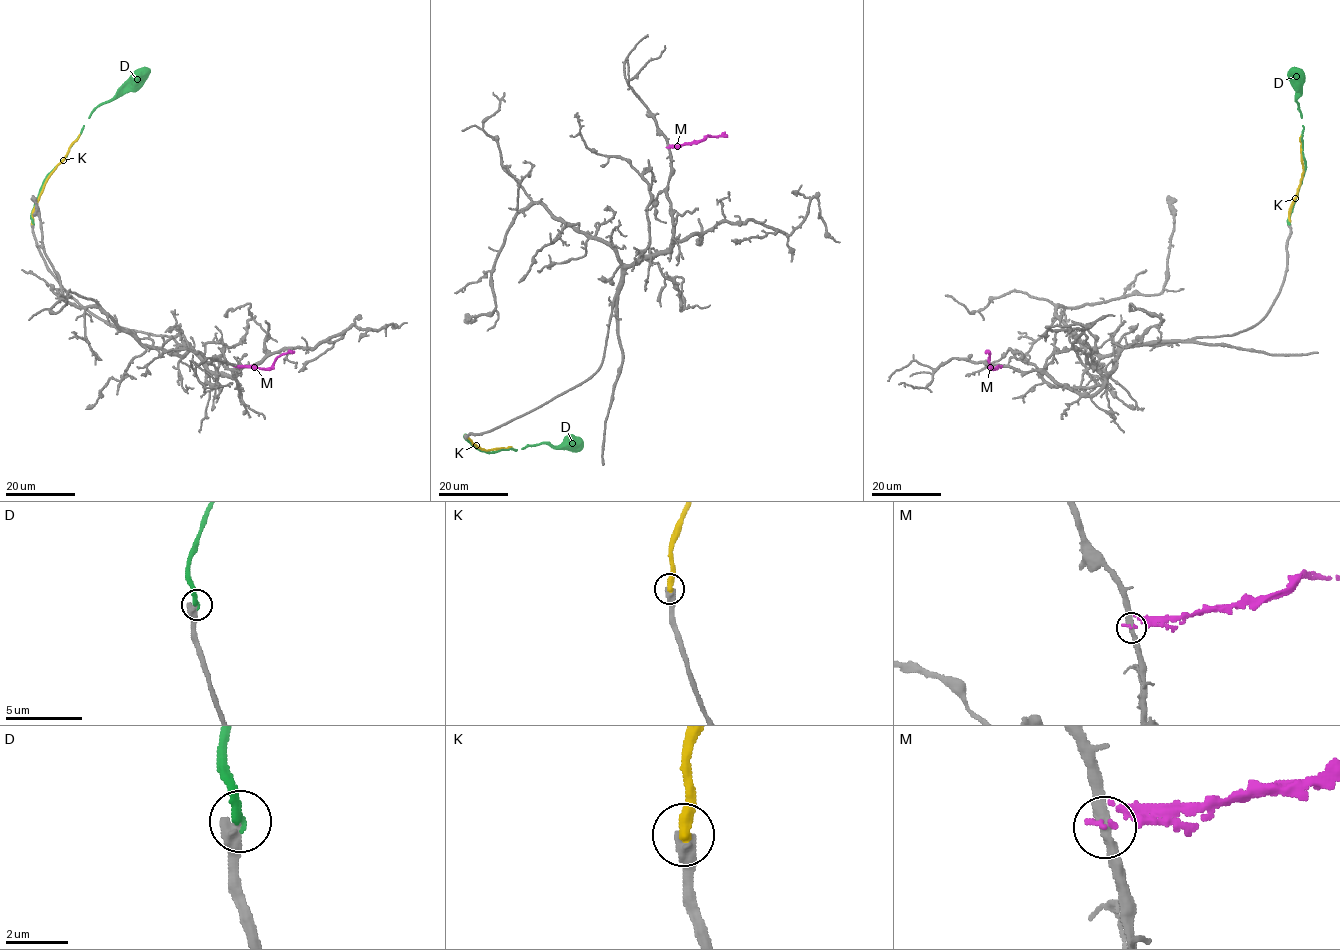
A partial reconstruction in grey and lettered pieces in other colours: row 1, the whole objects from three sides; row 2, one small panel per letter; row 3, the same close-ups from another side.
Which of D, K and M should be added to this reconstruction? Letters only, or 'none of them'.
D

